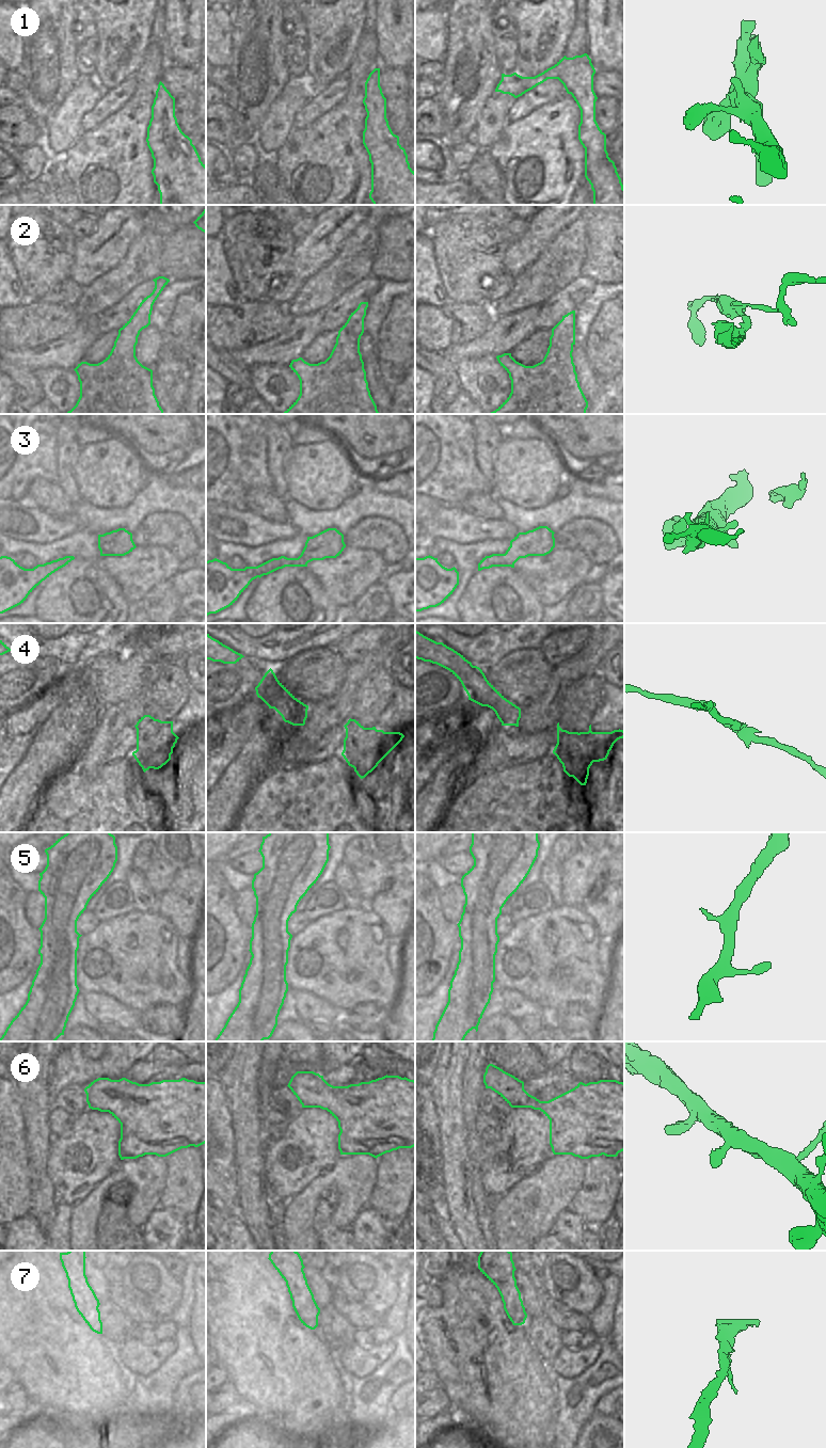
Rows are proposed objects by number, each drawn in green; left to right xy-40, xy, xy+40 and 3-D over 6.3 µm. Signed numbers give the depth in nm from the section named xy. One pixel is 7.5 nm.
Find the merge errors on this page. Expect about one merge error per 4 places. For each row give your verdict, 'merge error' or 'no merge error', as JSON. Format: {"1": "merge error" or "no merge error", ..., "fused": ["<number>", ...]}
{"1": "no merge error", "2": "merge error", "3": "no merge error", "4": "merge error", "5": "no merge error", "6": "no merge error", "7": "no merge error", "fused": ["2", "4"]}

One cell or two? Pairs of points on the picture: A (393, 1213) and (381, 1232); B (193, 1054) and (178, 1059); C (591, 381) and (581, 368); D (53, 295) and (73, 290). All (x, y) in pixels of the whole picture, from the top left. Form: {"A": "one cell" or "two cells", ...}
{"A": "two cells", "B": "two cells", "C": "one cell", "D": "one cell"}

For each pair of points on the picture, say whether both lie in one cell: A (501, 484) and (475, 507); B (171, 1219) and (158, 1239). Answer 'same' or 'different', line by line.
A: different
B: same

